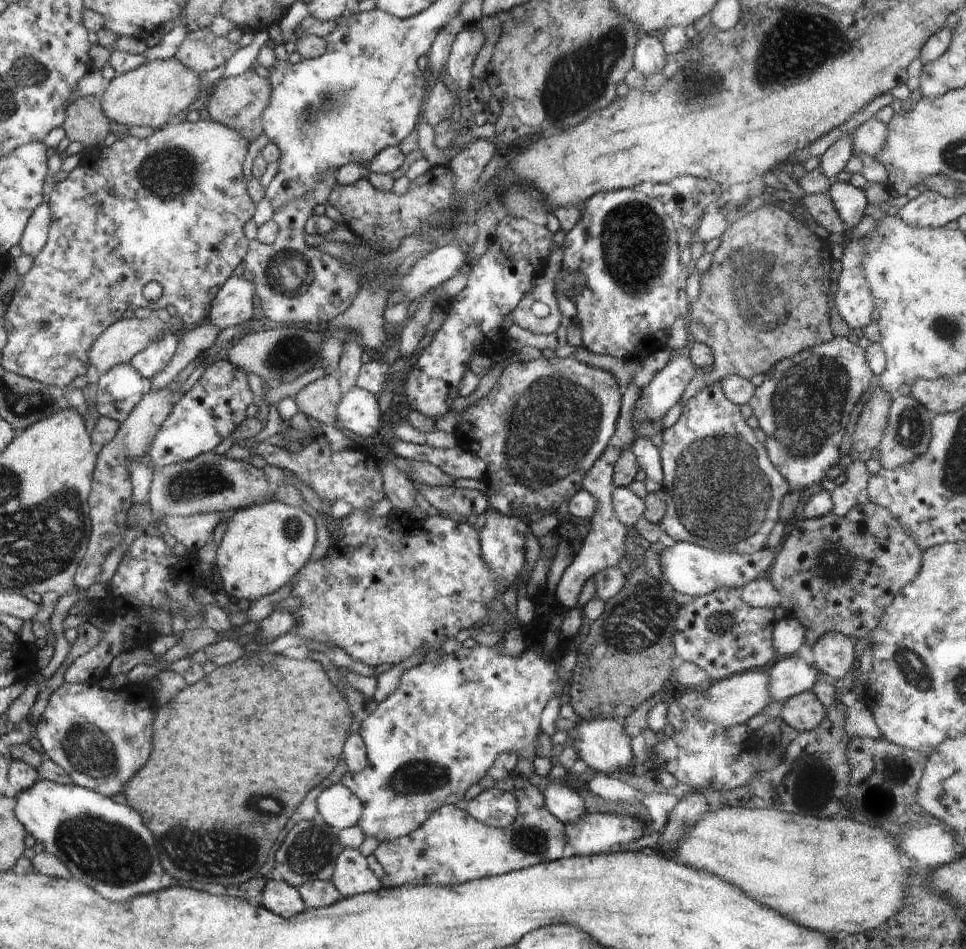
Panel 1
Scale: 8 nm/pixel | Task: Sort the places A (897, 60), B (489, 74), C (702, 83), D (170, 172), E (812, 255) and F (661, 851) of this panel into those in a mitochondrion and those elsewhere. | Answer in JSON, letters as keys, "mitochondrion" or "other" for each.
{"A":"other","B":"other","C":"mitochondrion","D":"mitochondrion","E":"other","F":"other"}

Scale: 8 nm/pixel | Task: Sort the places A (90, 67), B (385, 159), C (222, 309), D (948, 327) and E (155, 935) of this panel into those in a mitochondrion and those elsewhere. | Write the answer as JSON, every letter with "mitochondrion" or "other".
{"A":"other","B":"other","C":"other","D":"mitochondrion","E":"other"}

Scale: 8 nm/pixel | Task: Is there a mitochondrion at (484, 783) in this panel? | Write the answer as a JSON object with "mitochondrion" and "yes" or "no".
{"mitochondrion":"no"}

